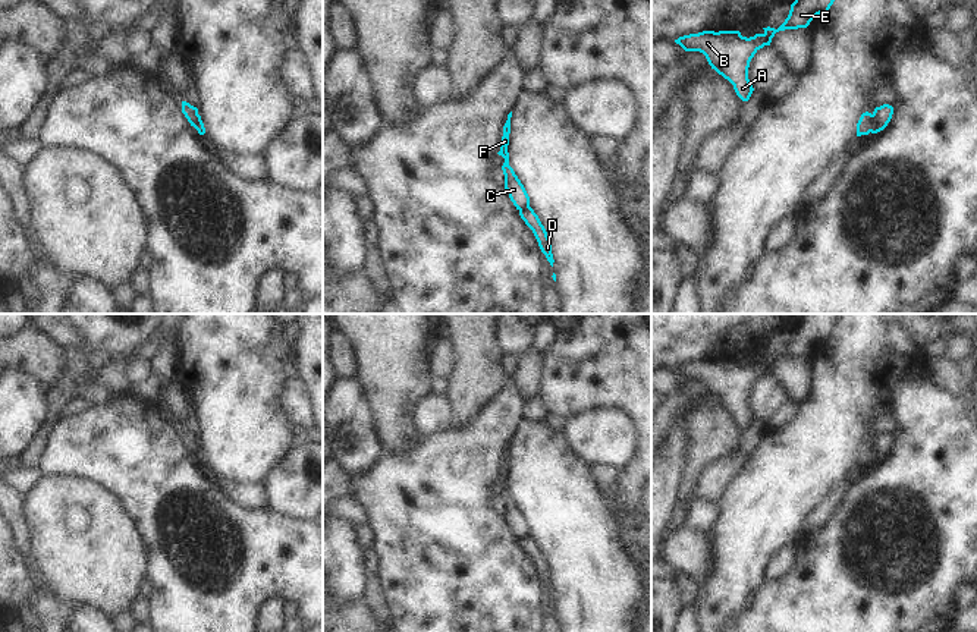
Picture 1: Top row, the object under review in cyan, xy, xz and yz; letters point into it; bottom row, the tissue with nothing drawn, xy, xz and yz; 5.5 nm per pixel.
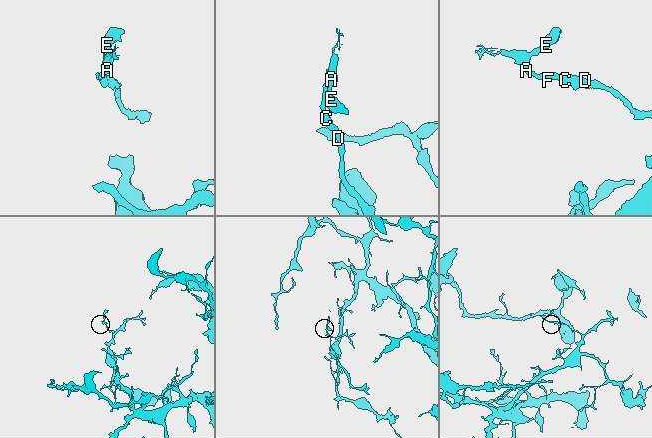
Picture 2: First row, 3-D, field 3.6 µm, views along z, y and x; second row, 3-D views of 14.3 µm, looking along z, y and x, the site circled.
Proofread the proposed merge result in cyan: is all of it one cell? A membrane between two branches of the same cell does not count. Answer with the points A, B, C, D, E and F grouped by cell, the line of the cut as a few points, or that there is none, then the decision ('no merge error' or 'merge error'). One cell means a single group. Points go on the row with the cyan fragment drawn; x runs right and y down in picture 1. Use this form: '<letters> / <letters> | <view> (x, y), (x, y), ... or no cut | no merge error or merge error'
A B C E F / D | yz (872, 115), (872, 128), (869, 131) | merge error

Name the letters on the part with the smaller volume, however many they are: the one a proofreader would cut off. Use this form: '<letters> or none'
A, B, C, E, F

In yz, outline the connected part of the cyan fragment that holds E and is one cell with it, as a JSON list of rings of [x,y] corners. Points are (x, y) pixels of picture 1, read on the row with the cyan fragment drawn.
[[[795,0],[785,22],[777,28],[763,28],[763,34],[742,37],[739,31],[703,31],[675,40],[685,51],[700,51],[711,69],[728,79],[742,101],[748,101],[754,88],[748,67],[754,54],[770,45],[776,32],[807,28],[820,13],[827,13],[835,0]]]

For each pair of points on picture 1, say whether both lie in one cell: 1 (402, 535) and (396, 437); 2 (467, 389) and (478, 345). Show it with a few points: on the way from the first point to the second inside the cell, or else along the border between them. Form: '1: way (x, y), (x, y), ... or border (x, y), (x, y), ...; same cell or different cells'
1: border (420, 440), (414, 449), (386, 452); different cells
2: way (477, 379), (478, 355); same cell

